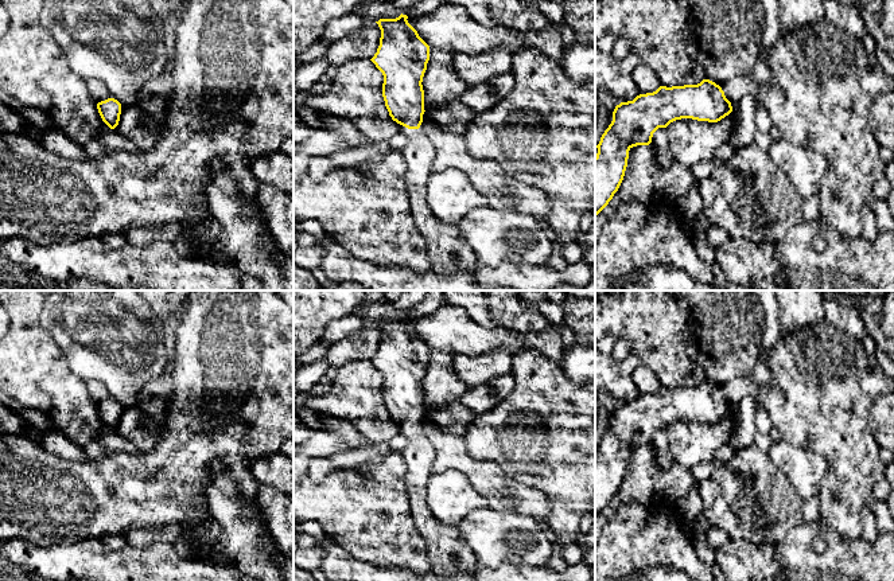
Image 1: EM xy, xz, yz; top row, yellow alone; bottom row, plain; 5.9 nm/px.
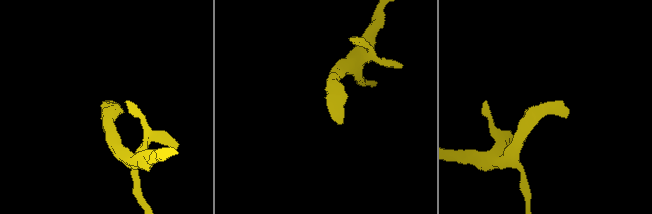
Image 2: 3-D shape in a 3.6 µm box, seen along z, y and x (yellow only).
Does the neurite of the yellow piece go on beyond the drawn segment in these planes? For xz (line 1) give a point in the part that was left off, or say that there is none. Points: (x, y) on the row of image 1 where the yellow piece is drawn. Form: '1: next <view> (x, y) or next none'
1: next xz (447, 252)

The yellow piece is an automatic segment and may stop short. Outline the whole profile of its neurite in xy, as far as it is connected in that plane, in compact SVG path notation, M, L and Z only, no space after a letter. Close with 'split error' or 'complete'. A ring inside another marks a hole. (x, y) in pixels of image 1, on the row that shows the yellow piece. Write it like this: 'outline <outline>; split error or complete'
outline M94 77L85 81L86 87L92 98L97 104L98 113L102 121L114 129L118 125L120 116L125 106L117 100L117 97L109 90L109 87L101 79Z; split error

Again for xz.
outline M407 15L376 22L381 30L380 46L370 59L384 75L382 97L389 116L407 139L400 151L407 172L408 200L419 231L427 241L429 270L448 273L471 272L477 257L459 234L456 225L436 218L427 204L427 184L436 156L432 141L424 132L423 77L429 61L429 46L408 23Z; split error

